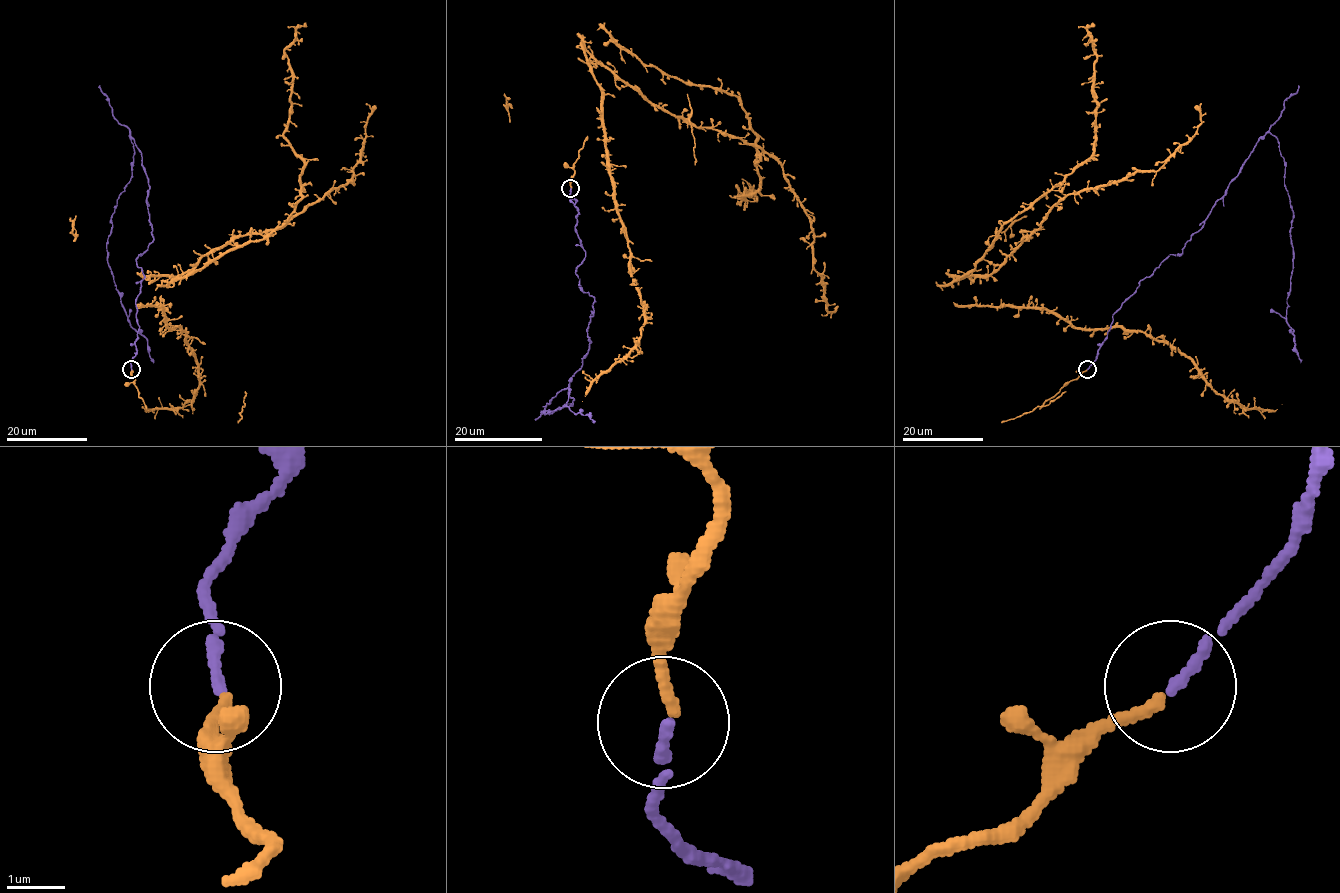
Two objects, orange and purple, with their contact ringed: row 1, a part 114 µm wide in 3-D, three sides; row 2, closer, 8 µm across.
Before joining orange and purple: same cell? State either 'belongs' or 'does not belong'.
belongs

